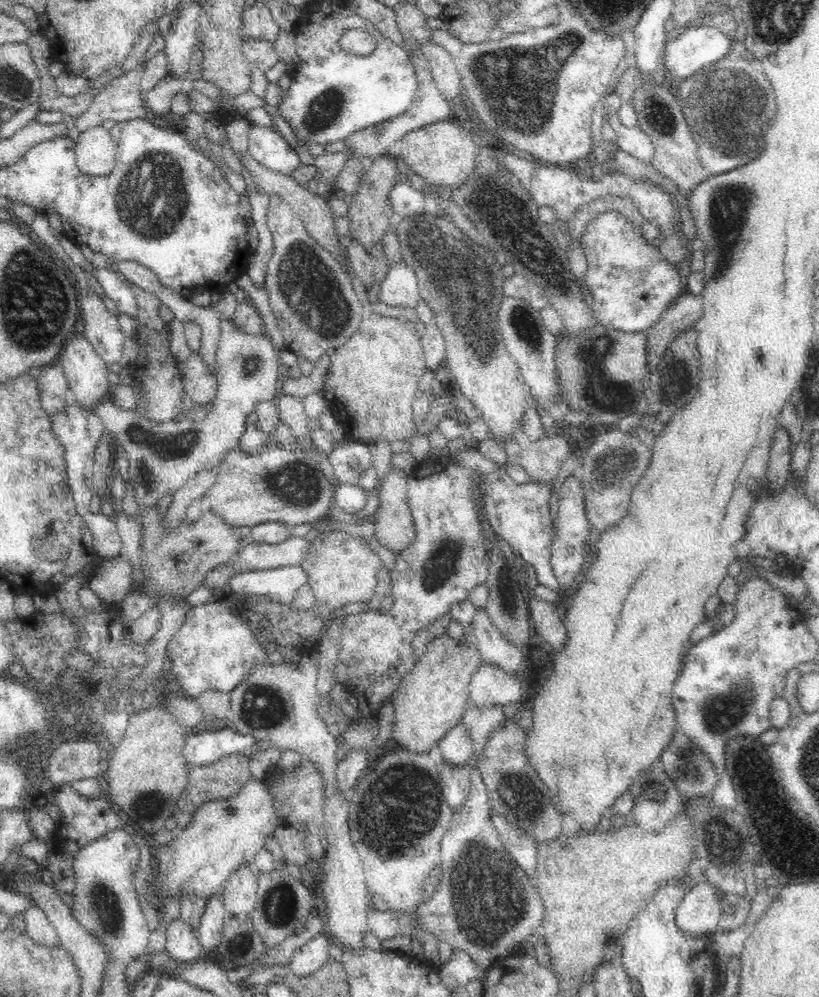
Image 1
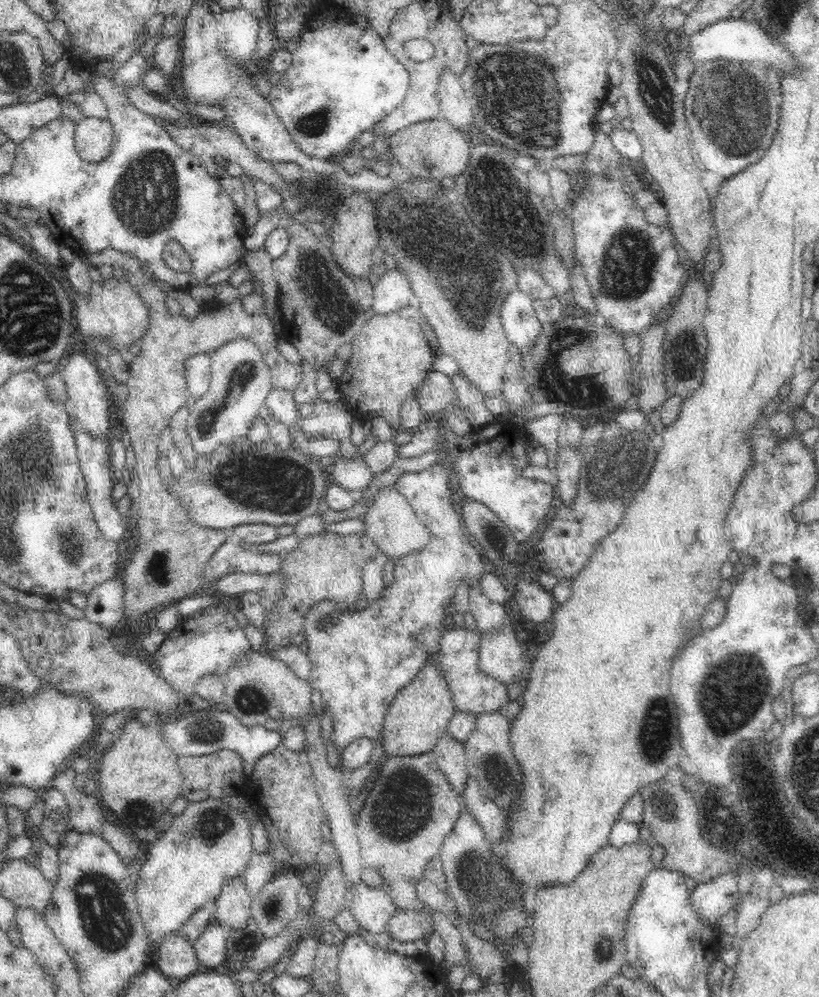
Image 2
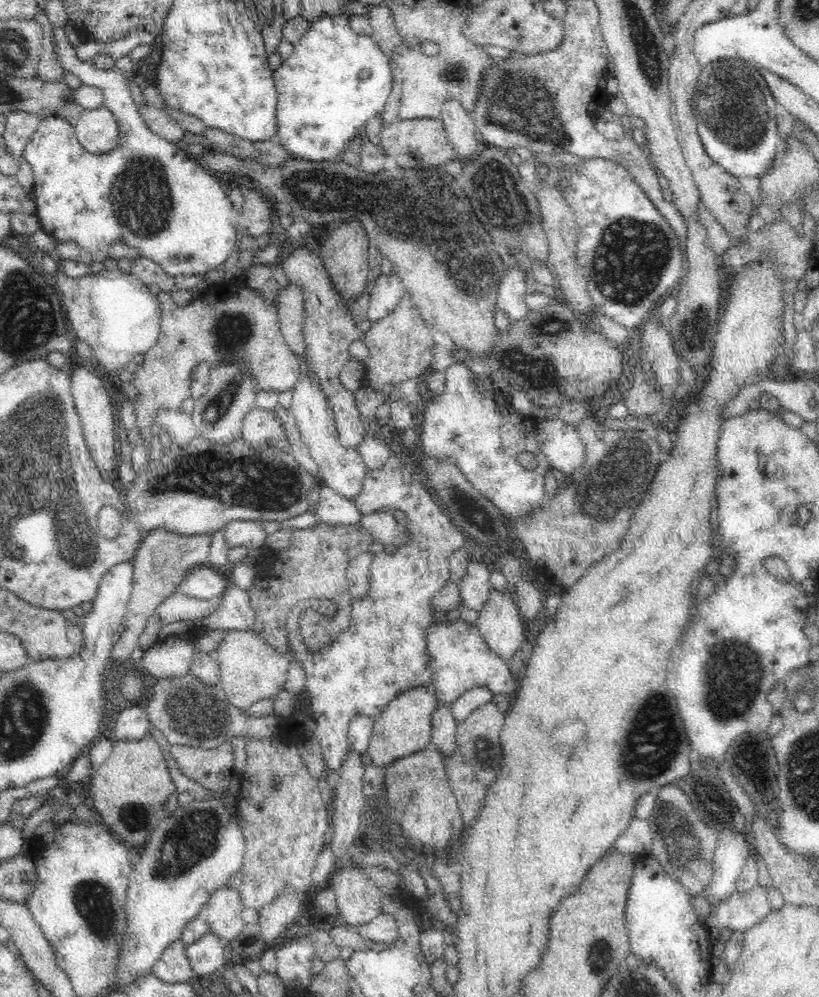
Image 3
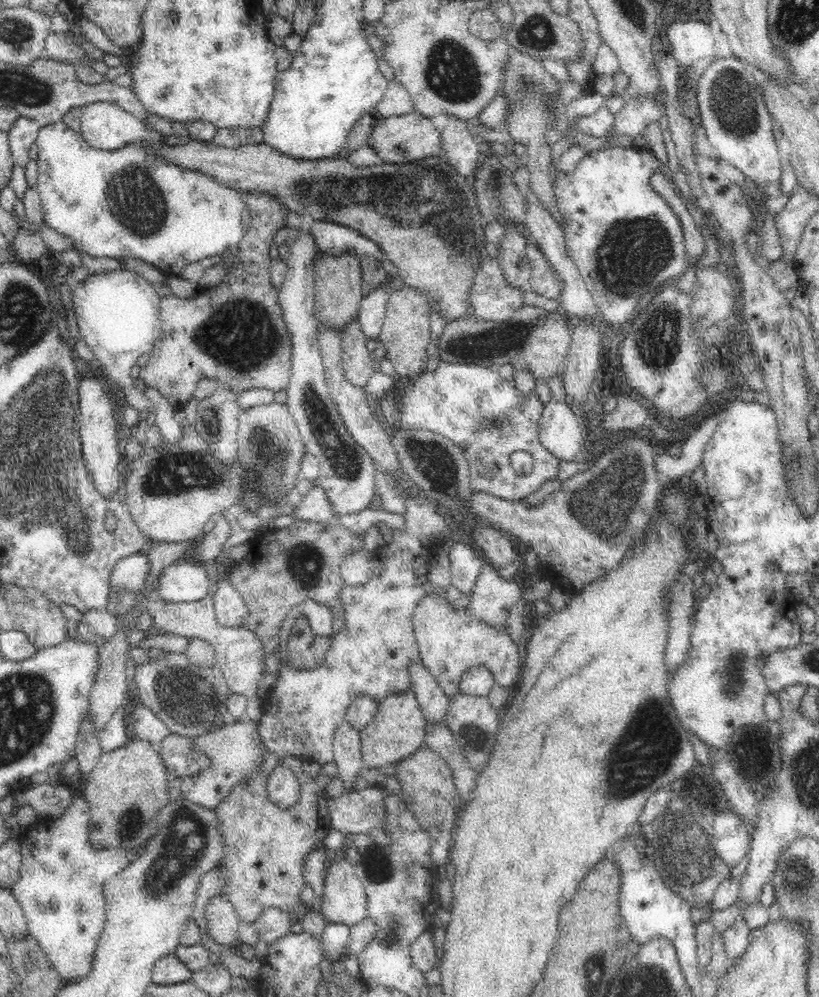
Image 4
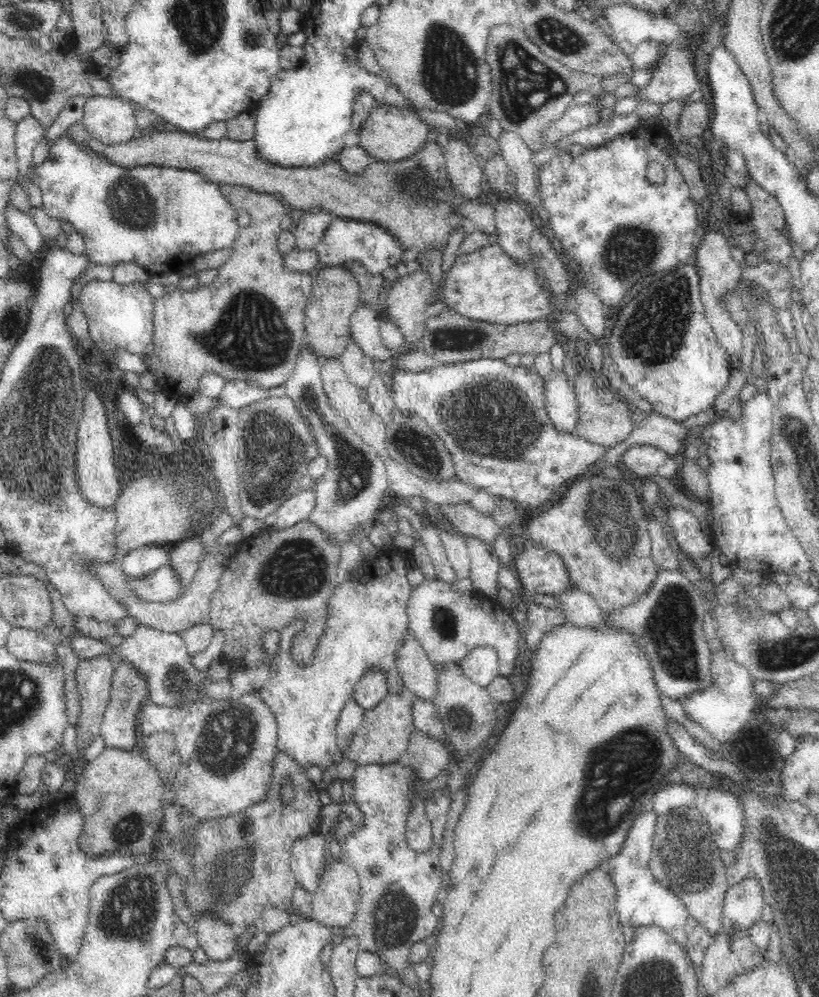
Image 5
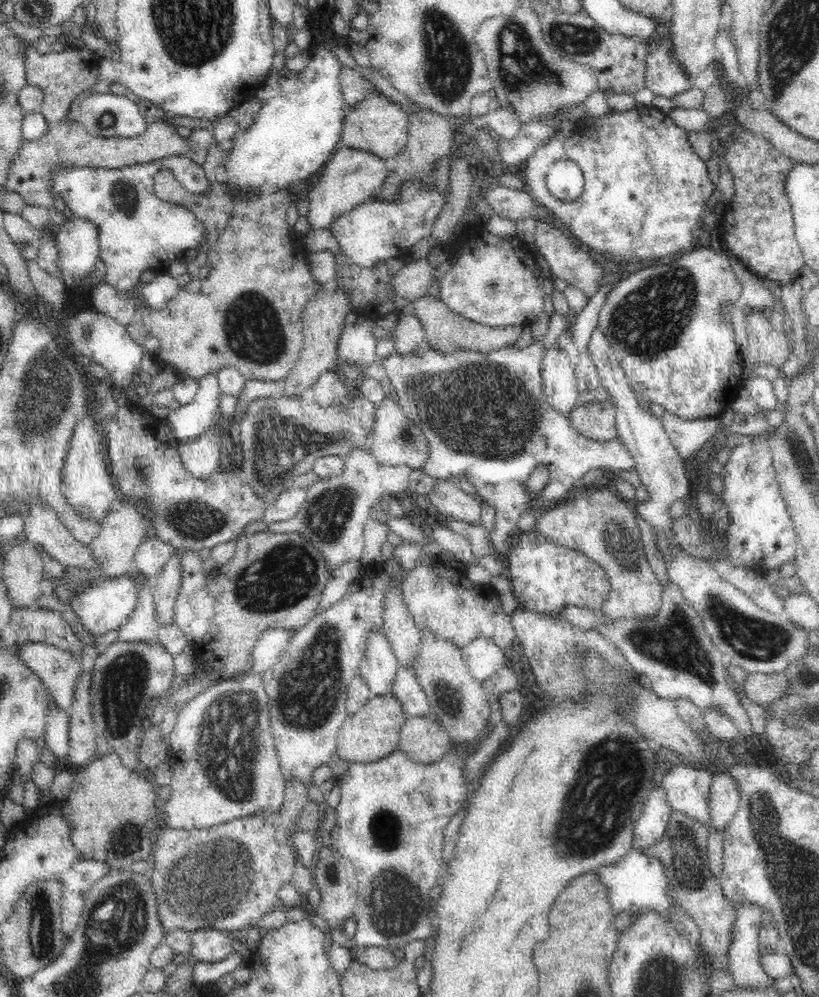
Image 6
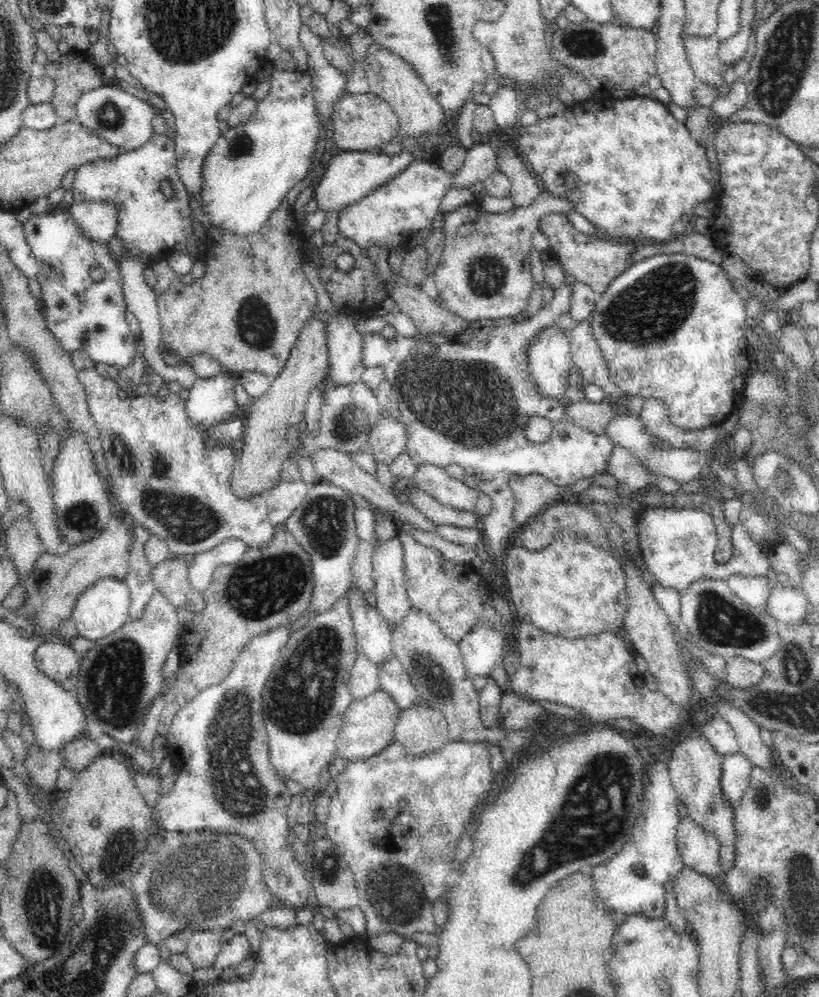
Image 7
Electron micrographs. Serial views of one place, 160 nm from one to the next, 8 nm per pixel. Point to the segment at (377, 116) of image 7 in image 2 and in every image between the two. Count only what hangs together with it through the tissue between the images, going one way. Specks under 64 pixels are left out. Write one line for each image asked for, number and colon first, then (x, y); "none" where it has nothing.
2: (433, 149)
3: (422, 143)
4: (409, 138)
5: (390, 134)
6: (378, 125)

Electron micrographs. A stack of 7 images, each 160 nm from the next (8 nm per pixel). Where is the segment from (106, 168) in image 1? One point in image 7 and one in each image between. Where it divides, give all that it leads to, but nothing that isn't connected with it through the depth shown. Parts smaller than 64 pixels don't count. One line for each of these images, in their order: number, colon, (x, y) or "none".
2: (94, 138)
3: (97, 130)
4: (104, 126)
5: (111, 121)
6: (107, 115)
7: (124, 121)

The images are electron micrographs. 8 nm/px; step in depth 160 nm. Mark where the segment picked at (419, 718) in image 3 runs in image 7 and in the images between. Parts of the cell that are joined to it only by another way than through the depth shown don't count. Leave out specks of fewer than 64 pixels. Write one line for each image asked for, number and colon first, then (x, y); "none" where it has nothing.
4: (398, 729)
5: (383, 737)
6: (373, 733)
7: (368, 726)

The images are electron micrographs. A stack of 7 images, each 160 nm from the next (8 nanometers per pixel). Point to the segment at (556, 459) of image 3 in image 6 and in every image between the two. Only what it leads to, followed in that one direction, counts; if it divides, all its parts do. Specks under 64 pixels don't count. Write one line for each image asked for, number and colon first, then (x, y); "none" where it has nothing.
4: (560, 432)
5: (560, 399)
6: (558, 380)

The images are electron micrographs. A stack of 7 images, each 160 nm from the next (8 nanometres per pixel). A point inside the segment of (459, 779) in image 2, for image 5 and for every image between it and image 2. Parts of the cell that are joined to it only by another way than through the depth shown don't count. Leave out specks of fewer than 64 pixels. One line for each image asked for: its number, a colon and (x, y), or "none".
3: (443, 738)
4: (433, 702)
5: (419, 677)

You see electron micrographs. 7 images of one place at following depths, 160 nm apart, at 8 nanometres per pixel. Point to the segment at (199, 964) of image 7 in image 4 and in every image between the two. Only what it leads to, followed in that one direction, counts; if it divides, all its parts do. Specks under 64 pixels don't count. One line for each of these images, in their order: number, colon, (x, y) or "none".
4: (222, 921)
5: (218, 940)
6: (207, 945)

